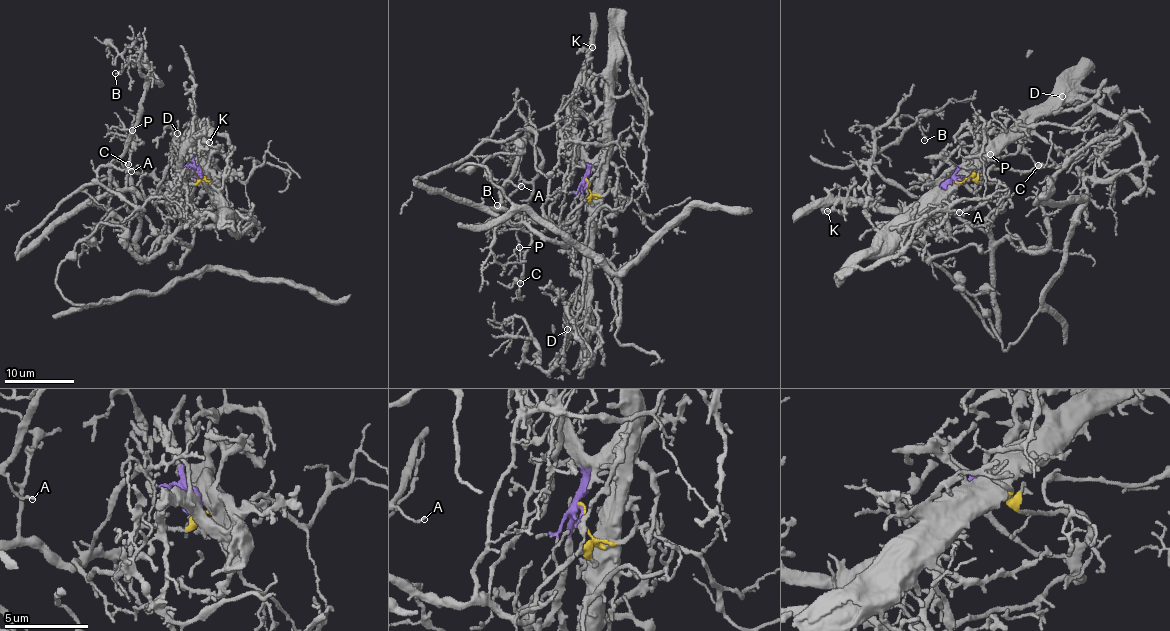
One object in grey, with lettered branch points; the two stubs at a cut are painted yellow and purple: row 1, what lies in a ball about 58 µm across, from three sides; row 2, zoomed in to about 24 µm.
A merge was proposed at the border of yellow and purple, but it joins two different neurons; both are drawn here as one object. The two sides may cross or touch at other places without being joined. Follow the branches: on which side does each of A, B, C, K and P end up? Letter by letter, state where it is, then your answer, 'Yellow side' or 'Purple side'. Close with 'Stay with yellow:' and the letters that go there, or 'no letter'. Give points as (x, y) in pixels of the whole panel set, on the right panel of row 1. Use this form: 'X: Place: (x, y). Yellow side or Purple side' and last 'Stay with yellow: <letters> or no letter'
A: Place: (959, 212). Yellow side
B: Place: (924, 140). Yellow side
C: Place: (1038, 165). Yellow side
K: Place: (827, 211). Purple side
P: Place: (990, 154). Yellow side
Stay with yellow: A, B, C, P

